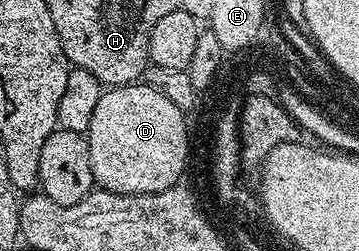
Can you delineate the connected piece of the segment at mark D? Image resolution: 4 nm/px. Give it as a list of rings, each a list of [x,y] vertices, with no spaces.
[[[131,84],[129,86],[116,86],[113,88],[103,89],[100,96],[100,104],[96,104],[96,112],[92,112],[92,124],[90,129],[86,131],[86,143],[88,144],[88,156],[92,156],[92,176],[95,183],[101,189],[111,190],[117,194],[147,194],[148,192],[164,192],[171,190],[183,181],[182,173],[186,170],[186,161],[190,158],[190,134],[186,131],[187,115],[180,108],[176,108],[172,104],[172,100],[168,100],[165,93],[158,91],[157,88],[147,84]]]

